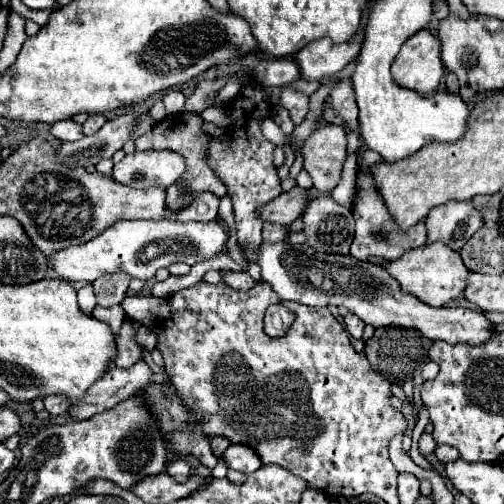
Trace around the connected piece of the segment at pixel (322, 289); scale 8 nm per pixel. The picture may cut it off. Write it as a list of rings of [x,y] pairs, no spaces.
[[[284,241],[262,243],[260,255],[246,255],[246,257],[248,257],[248,261],[256,261],[262,267],[262,281],[270,283],[282,301],[298,301],[298,303],[310,305],[310,307],[328,307],[328,305],[346,307],[348,311],[356,313],[364,323],[372,325],[372,327],[396,325],[396,327],[404,327],[404,329],[416,329],[432,341],[442,339],[452,345],[454,343],[484,343],[492,335],[492,331],[490,331],[492,323],[480,311],[472,311],[466,307],[440,307],[440,309],[436,307],[434,309],[434,307],[422,303],[420,299],[416,299],[414,295],[400,291],[400,283],[396,283],[396,279],[392,279],[392,275],[388,275],[388,269],[380,263],[374,263],[374,261],[358,261],[350,255],[318,253],[306,243],[292,245],[292,243],[284,243]]]

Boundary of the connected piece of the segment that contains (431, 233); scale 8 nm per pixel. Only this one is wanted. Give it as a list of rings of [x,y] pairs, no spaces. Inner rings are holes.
[[[452,201],[434,207],[424,219],[428,229],[428,241],[442,241],[450,249],[458,251],[482,225],[482,215],[470,201]]]

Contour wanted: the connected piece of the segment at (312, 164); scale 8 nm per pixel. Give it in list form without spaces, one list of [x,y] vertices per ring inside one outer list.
[[[324,125],[316,129],[302,147],[304,169],[310,173],[314,187],[330,193],[340,181],[346,161],[346,131],[340,125]]]

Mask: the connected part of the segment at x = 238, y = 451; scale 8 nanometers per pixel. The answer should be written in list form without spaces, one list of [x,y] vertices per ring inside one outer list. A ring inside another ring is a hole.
[[[236,443],[236,445],[230,445],[226,451],[224,451],[224,459],[228,463],[230,469],[236,469],[240,473],[254,473],[256,469],[262,467],[260,463],[260,457],[256,455],[256,451],[252,451],[252,447],[244,447],[242,443]]]

